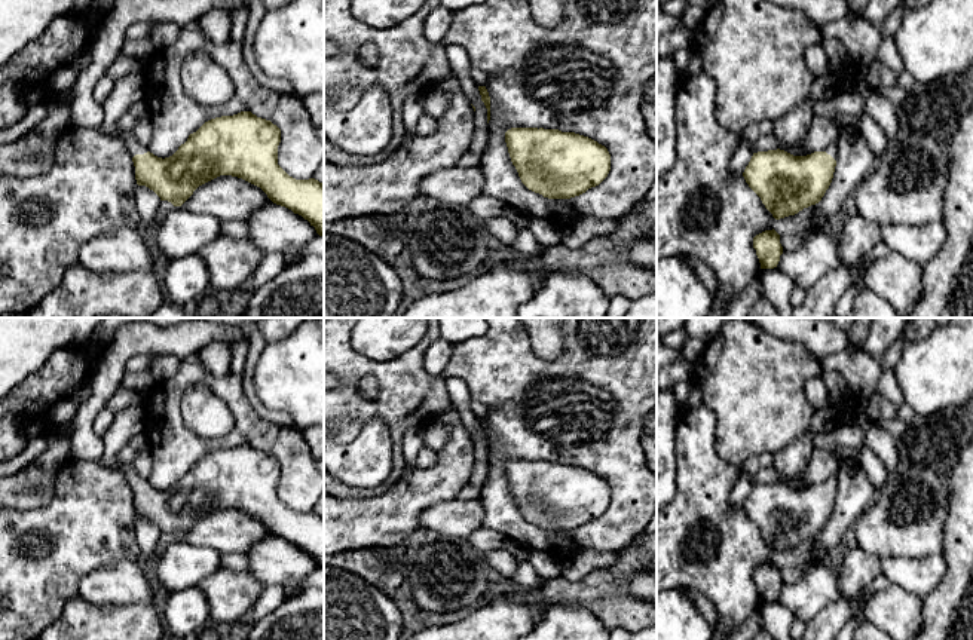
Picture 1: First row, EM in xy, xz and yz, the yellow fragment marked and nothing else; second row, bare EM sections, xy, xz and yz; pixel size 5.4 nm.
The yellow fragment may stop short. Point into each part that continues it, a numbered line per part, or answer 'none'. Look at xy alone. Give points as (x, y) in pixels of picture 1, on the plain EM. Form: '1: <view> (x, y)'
1: xy (127, 423)

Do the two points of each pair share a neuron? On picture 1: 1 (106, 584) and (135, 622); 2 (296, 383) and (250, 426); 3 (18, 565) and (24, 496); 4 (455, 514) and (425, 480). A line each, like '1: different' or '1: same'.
1: different
2: different
3: different
4: different

